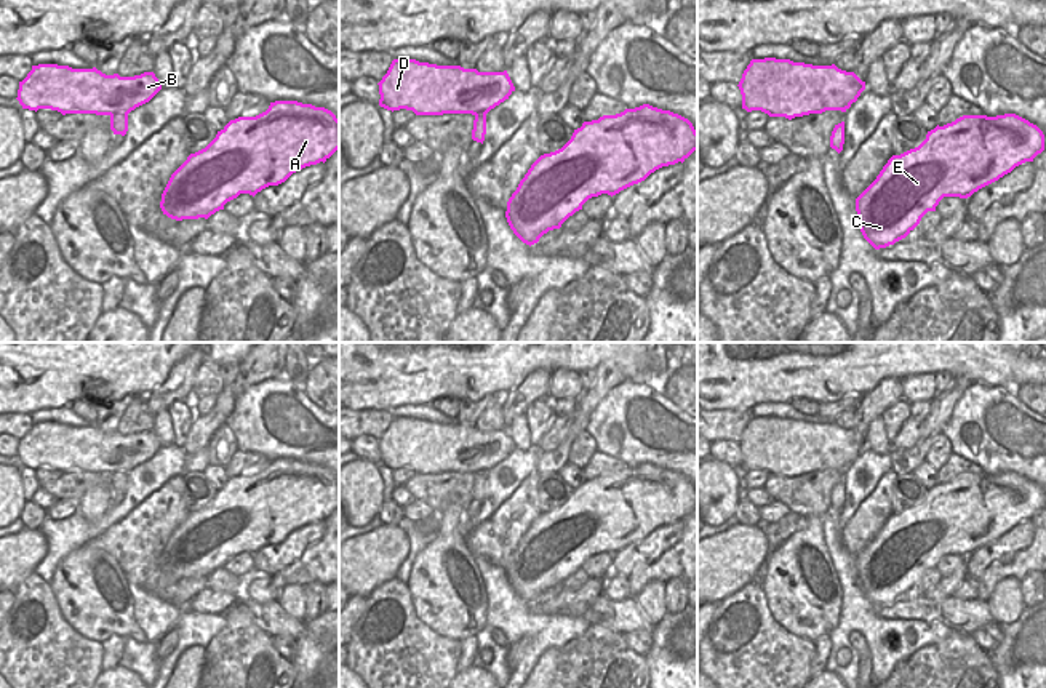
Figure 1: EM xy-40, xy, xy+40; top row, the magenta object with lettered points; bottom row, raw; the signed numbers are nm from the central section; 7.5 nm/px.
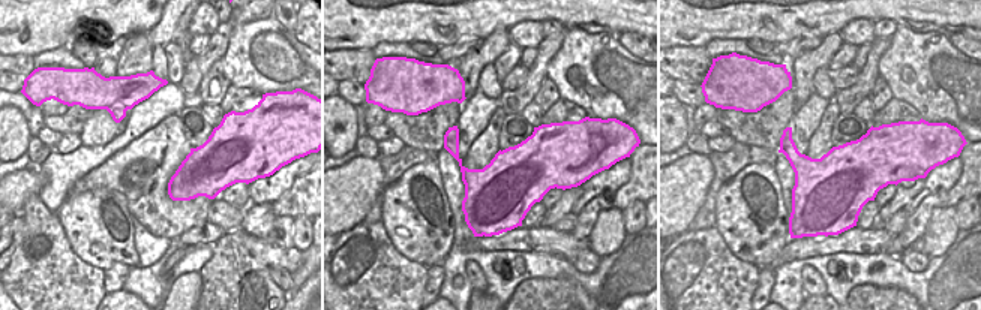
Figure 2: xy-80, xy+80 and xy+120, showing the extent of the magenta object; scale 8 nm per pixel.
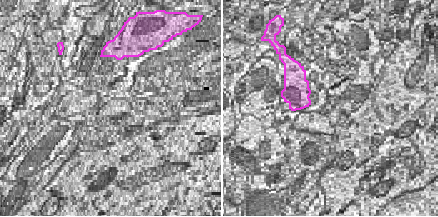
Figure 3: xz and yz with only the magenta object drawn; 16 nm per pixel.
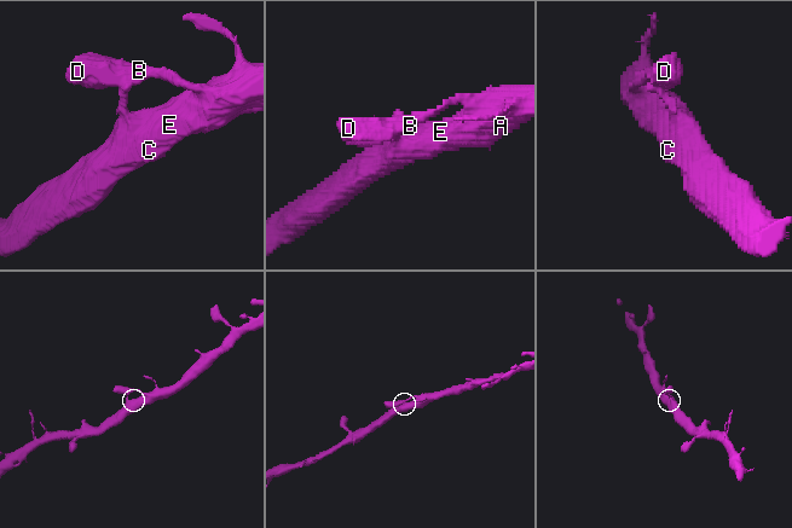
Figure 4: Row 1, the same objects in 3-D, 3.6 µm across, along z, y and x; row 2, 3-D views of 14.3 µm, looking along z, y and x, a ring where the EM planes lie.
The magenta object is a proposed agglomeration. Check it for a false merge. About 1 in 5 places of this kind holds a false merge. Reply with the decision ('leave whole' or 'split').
leave whole

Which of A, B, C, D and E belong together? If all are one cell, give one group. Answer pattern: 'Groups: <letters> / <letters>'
Groups: A B C D E

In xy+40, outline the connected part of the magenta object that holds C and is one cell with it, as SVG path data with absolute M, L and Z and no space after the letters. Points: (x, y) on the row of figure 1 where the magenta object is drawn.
M1016 114L963 115L944 126L937 125L918 147L892 155L876 179L856 198L859 229L875 250L894 245L905 238L928 211L936 211L944 197L968 198L1016 166L1033 162L1043 150L1043 131Z

